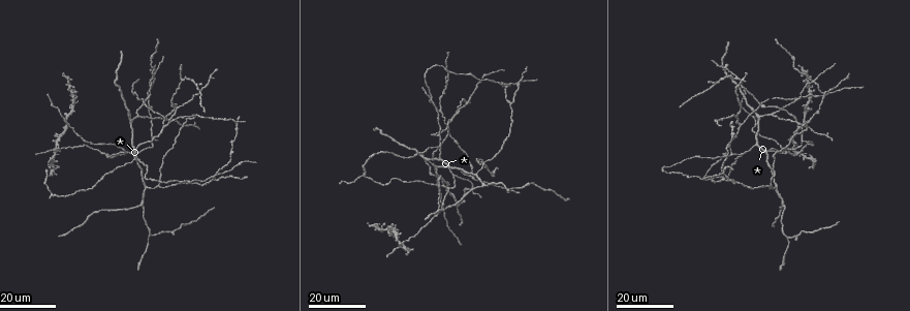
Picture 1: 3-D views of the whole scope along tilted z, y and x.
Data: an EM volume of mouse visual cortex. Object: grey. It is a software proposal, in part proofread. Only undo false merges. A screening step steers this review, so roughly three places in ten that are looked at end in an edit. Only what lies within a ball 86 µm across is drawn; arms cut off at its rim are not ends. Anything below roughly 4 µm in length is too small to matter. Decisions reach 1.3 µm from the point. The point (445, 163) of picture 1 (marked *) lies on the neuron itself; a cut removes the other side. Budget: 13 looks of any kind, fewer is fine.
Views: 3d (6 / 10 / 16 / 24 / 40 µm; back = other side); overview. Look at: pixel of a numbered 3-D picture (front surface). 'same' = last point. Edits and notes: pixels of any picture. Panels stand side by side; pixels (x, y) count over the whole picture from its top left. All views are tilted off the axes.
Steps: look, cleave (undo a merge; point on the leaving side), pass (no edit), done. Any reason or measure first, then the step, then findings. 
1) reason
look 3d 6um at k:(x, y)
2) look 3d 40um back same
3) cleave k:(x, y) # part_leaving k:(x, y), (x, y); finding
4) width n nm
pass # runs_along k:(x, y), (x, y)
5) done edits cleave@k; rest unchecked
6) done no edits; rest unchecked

a fork
look 3d 16um at 1:(168, 123)

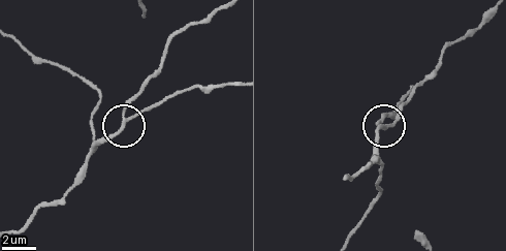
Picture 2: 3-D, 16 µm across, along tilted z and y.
closer look
look 3d 10um at 2:(126, 118)

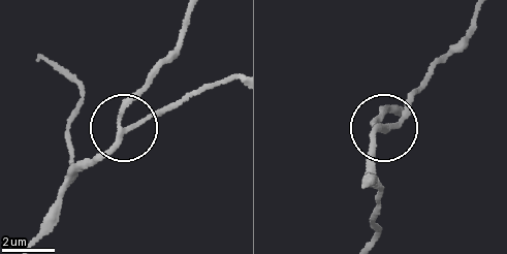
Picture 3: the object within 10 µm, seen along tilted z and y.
pass # runs_along 3:(29, 240), (66, 179), (108, 149), (127, 101), (170, 56); all the same neuron

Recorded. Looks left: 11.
branch point
look 3d 16um at 1:(147, 187)

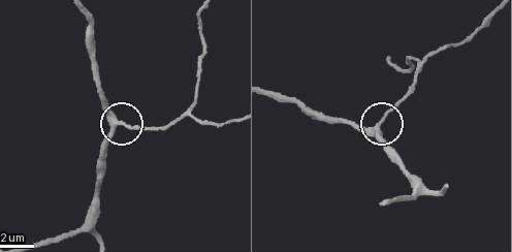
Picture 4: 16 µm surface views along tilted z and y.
zoom in
look 3d 10um at 4:(122, 122)

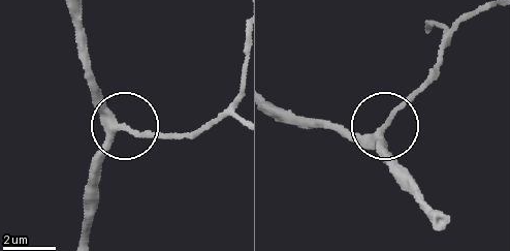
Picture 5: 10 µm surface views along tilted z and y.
side_arm 58 um
pass # runs_along 5:(76, 18), (89, 83), (121, 127), (91, 169); continuous, no second neuron

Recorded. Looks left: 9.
thin arm on a thick one
look 3d 16um at 1:(485, 186)

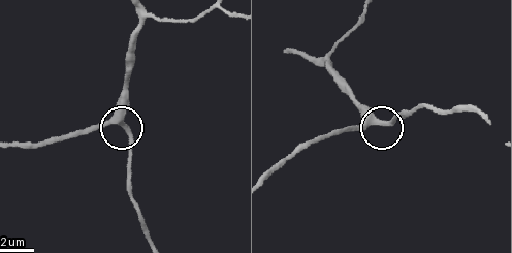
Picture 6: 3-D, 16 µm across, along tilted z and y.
zoom in
look 3d 10um at 6:(369, 123)

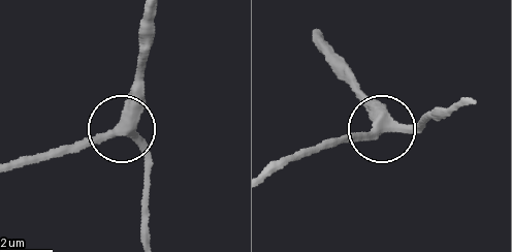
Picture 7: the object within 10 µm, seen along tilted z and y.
arms 3
pass # runs_along 7:(322, 43), (385, 119), (363, 135), (323, 138); continuous, no second neuron

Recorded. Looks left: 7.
three-way junction
look 3d 24um at 1:(436, 166)

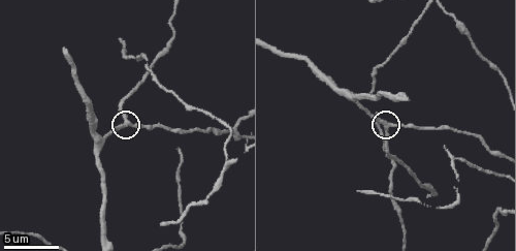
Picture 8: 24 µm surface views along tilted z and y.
look 3d 10um at 8:(125, 120)

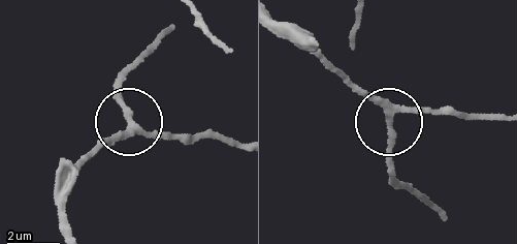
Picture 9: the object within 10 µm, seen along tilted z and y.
look 3d 10um back at 9:(392, 115)

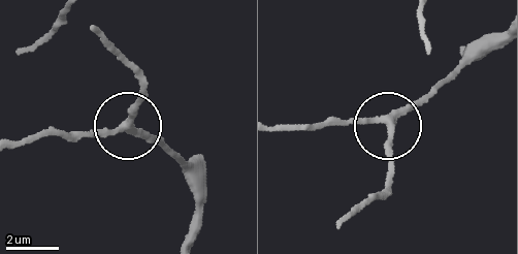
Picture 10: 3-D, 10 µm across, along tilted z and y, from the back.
arms 3
pass # runs_along 10:(187, 233), (187, 171), (131, 129), (148, 96); all the same neuron

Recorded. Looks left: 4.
side arm on a straight run
look 3d 16um at 1:(736, 75)

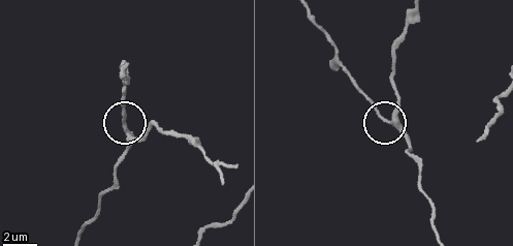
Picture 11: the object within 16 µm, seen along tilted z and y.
closer look
look 3d 6um at 11:(125, 133)

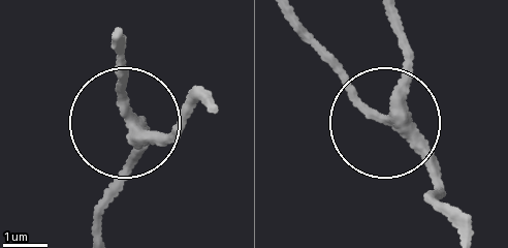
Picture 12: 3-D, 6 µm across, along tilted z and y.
arms 3
pass # runs_along 12:(463, 236), (438, 210), (429, 157), (300, 41); continuous, no second neuron

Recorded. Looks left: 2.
four-way junction
look 3d 16um at 1:(231, 149)

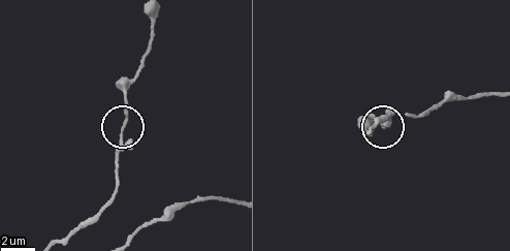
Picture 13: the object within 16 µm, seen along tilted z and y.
look 3d 6um at 13:(120, 140)

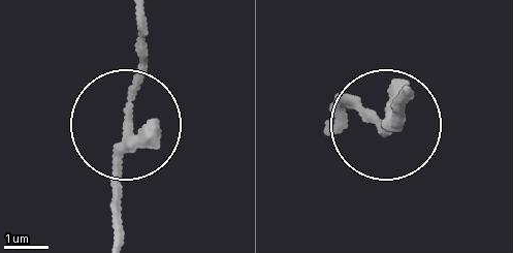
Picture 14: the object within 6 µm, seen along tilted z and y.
arms 4
pass # runs_along 14:(118, 235), (123, 107), (145, 21); continuous, no second neuron

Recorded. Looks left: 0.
done no edits; rest unchecked

